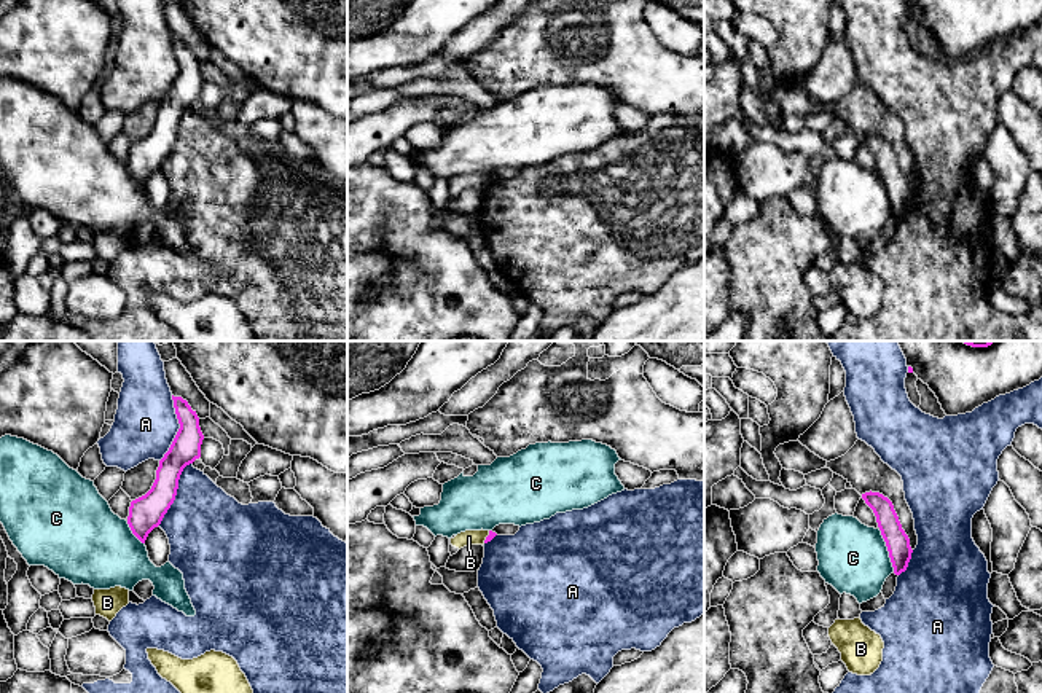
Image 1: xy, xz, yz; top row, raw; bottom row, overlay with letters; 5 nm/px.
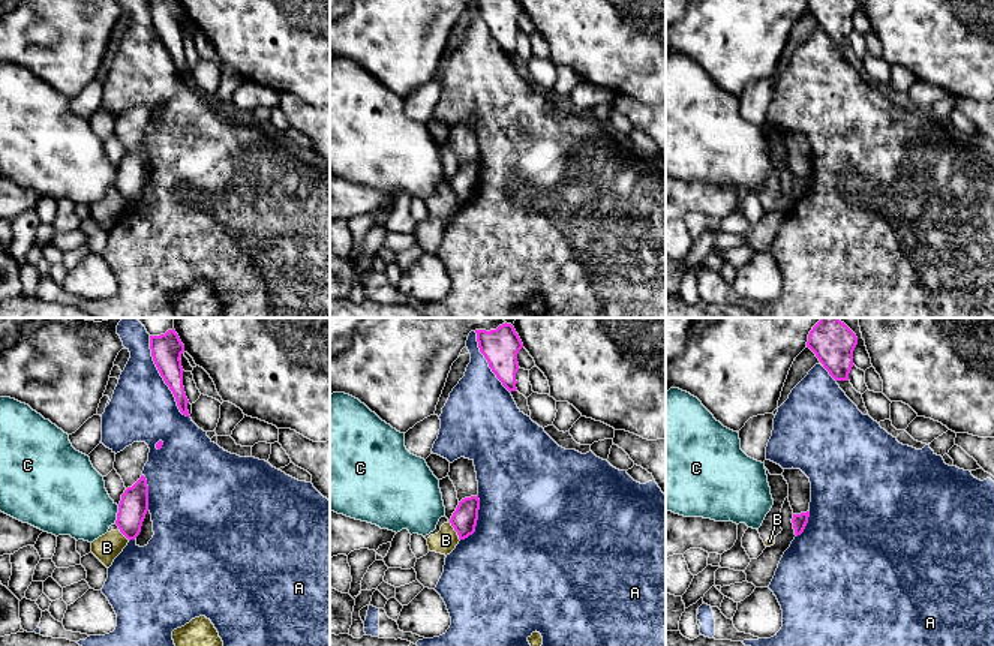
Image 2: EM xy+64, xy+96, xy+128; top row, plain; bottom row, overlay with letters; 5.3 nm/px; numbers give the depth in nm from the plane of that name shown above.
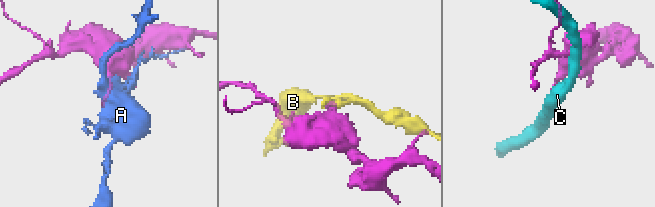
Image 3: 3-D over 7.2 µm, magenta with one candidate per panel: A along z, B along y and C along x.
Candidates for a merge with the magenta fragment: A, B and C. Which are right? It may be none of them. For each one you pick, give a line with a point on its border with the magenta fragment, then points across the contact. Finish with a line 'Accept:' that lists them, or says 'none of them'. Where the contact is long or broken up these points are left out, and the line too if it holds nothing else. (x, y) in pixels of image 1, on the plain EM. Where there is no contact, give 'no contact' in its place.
Accept: none of them

